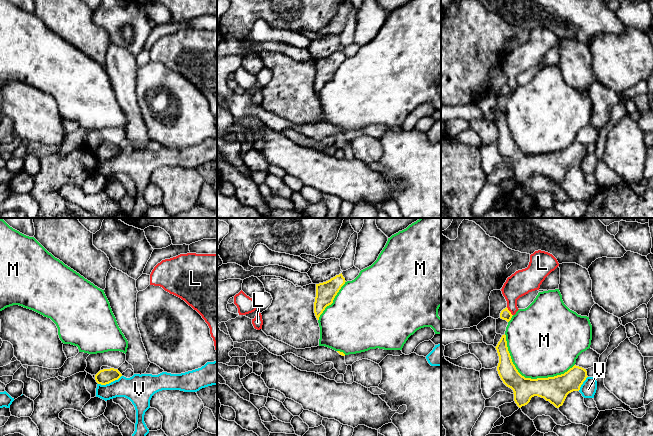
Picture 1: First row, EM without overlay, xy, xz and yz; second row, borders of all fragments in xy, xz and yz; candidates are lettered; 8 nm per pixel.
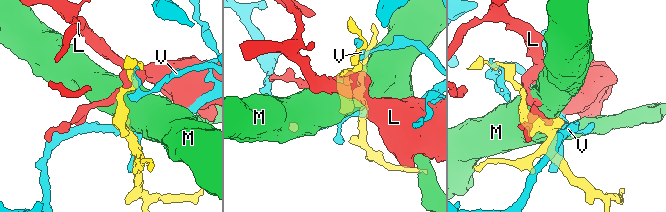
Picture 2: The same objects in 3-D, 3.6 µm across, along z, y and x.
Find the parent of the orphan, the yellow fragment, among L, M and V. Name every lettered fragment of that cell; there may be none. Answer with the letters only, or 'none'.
none

